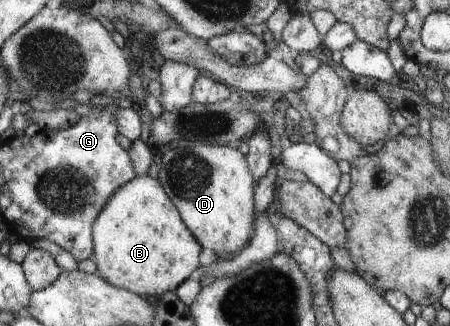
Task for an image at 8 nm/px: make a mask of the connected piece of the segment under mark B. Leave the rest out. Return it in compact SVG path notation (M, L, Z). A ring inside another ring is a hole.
M149 175L136 176L121 186L104 206L105 211L100 211L101 219L97 219L97 227L92 227L92 239L97 239L97 251L92 251L97 261L94 273L98 276L118 288L154 300L165 292L173 291L199 267L200 242L183 223L175 204L159 180Z

